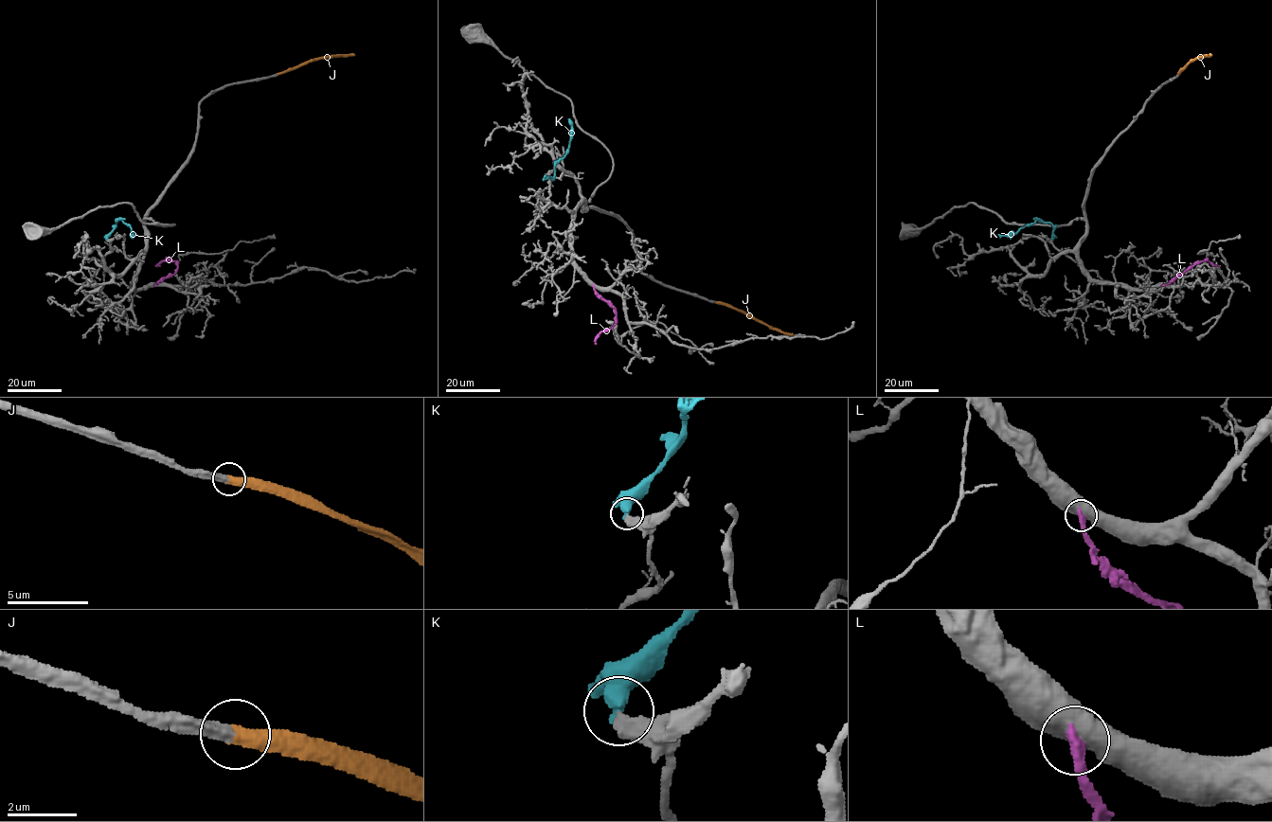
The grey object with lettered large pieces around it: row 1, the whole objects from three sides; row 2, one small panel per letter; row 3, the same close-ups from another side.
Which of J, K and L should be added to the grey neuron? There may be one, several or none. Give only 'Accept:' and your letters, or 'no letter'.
Accept: J

